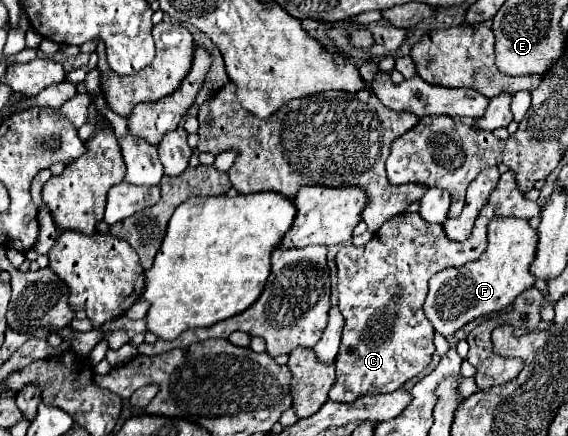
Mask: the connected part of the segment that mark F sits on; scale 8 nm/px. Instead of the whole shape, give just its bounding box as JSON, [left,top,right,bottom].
[423,217,535,337]

